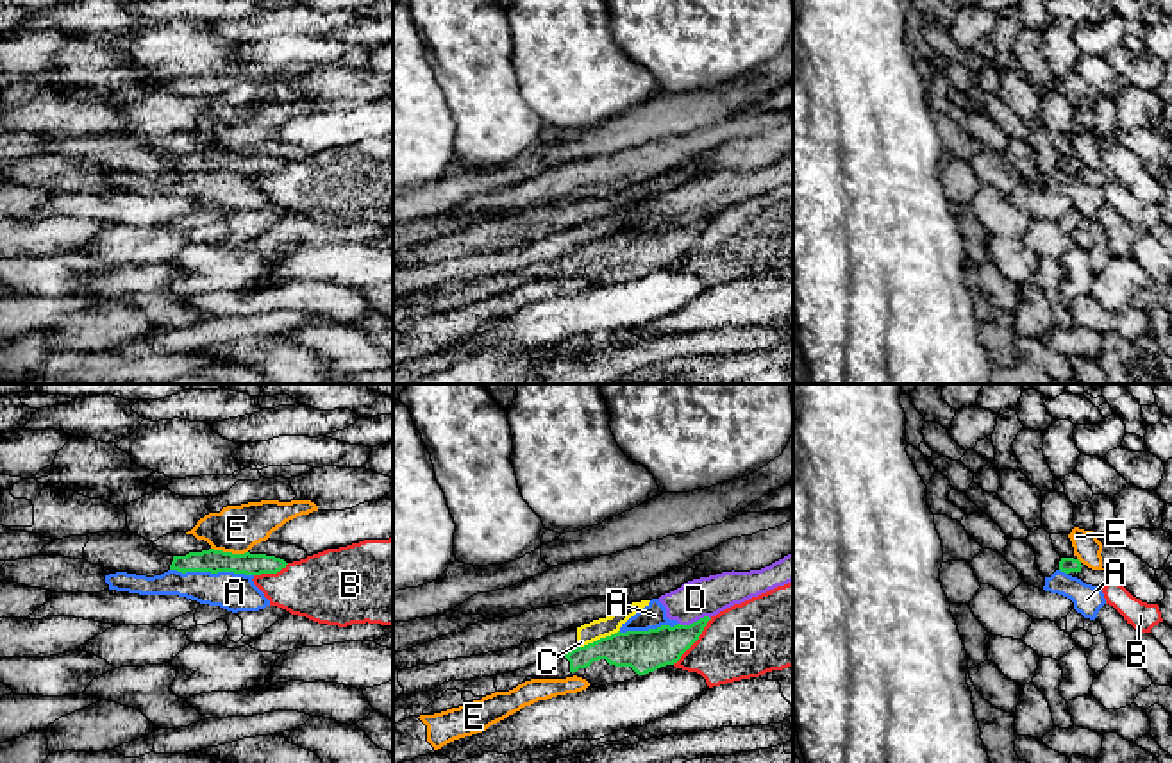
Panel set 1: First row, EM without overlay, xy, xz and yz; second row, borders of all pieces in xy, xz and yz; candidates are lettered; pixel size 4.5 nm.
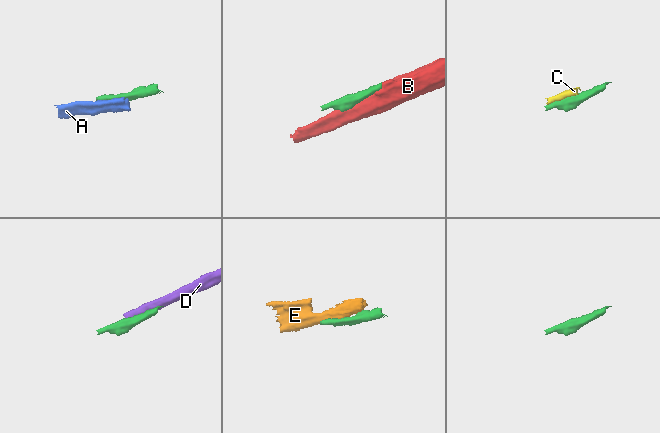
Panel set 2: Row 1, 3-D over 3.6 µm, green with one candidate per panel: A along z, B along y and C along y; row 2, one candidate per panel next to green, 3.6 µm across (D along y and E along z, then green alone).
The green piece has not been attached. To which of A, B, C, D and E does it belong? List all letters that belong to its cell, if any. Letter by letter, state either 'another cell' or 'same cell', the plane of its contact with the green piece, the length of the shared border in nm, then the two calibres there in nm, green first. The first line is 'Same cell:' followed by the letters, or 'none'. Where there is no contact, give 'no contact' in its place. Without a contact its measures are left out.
Same cell: none
A: another cell | xy | 380 nm | 100/180 nm
B: another cell | xz | 280 nm | 190/340 nm
C: another cell | xz | 200 nm | 190/90 nm
D: another cell | xz | 150 nm | 190/180 nm
E: another cell | xy | 170 nm | 100/220 nm

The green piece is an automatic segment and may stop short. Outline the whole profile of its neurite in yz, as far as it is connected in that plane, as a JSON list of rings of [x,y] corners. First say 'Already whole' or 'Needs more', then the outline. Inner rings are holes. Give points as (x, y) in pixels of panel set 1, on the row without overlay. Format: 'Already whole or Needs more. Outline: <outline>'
Needs more. Outline: [[[1077,155],[1061,157],[1059,170],[1099,188],[1104,188],[1111,179],[1104,170],[1092,170],[1083,164]]]

